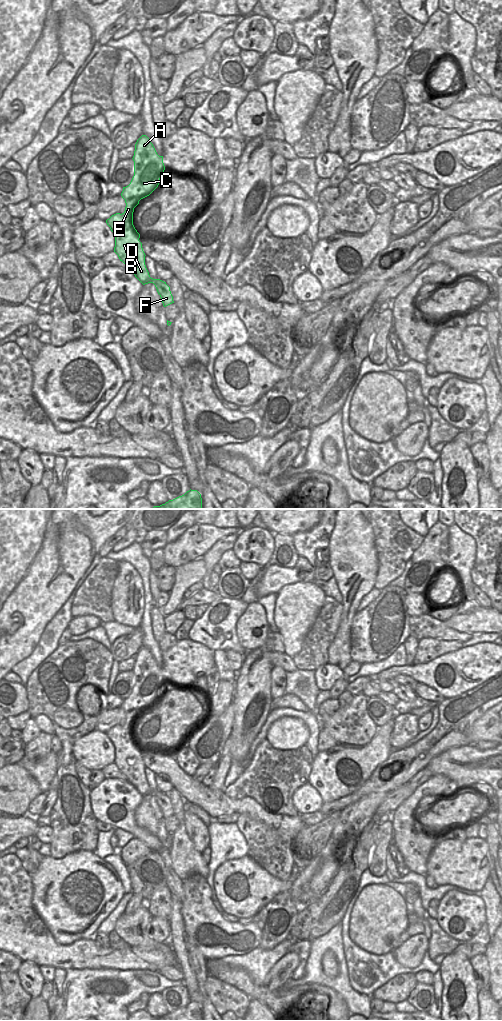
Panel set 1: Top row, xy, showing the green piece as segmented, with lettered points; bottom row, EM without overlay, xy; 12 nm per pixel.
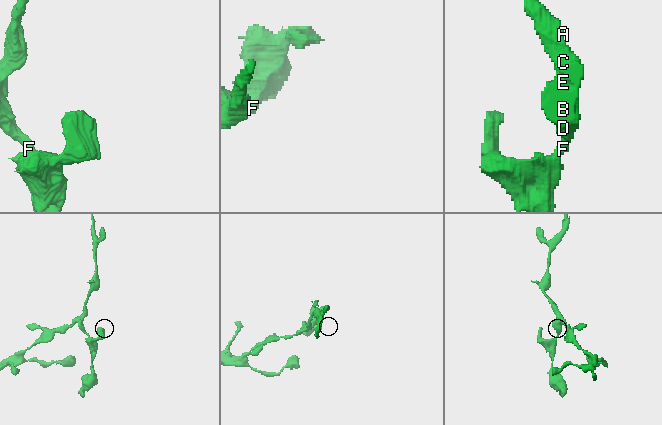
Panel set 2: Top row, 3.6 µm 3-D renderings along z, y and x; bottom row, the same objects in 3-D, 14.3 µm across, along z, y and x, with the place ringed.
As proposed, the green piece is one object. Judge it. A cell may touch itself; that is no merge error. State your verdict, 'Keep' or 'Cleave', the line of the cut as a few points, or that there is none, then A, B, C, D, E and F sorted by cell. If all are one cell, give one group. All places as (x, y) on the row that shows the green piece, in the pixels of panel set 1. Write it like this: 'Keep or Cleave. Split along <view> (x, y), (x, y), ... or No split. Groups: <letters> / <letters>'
Keep. No split. Groups: A B C D E F

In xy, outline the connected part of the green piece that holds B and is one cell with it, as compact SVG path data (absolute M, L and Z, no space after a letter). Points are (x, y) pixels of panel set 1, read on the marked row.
M142 135L135 144L135 151L132 159L134 161L134 176L130 184L123 187L121 193L121 196L126 203L125 211L122 214L116 213L112 215L106 220L106 223L114 234L114 252L118 255L120 261L126 265L127 269L132 272L143 285L153 283L162 299L163 306L166 307L174 303L170 287L166 282L150 277L145 265L146 255L143 251L142 243L139 241L140 234L133 225L134 208L139 204L141 199L149 196L159 185L159 180L165 170L163 156L159 156L150 139L146 135Z

